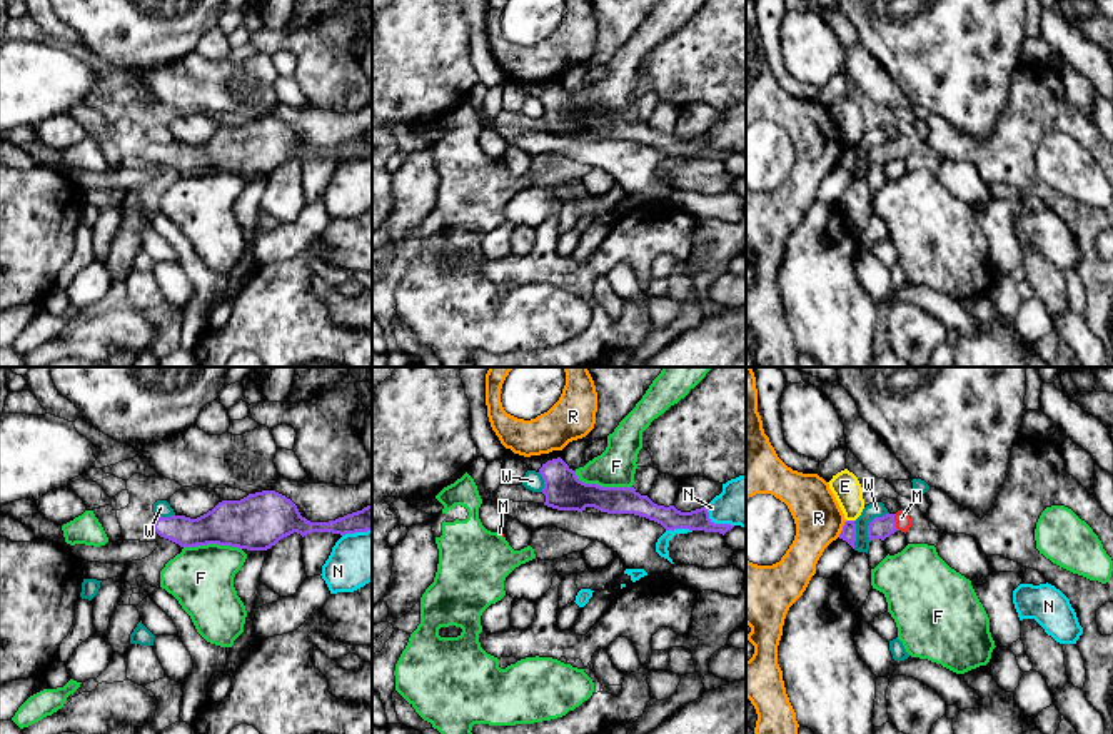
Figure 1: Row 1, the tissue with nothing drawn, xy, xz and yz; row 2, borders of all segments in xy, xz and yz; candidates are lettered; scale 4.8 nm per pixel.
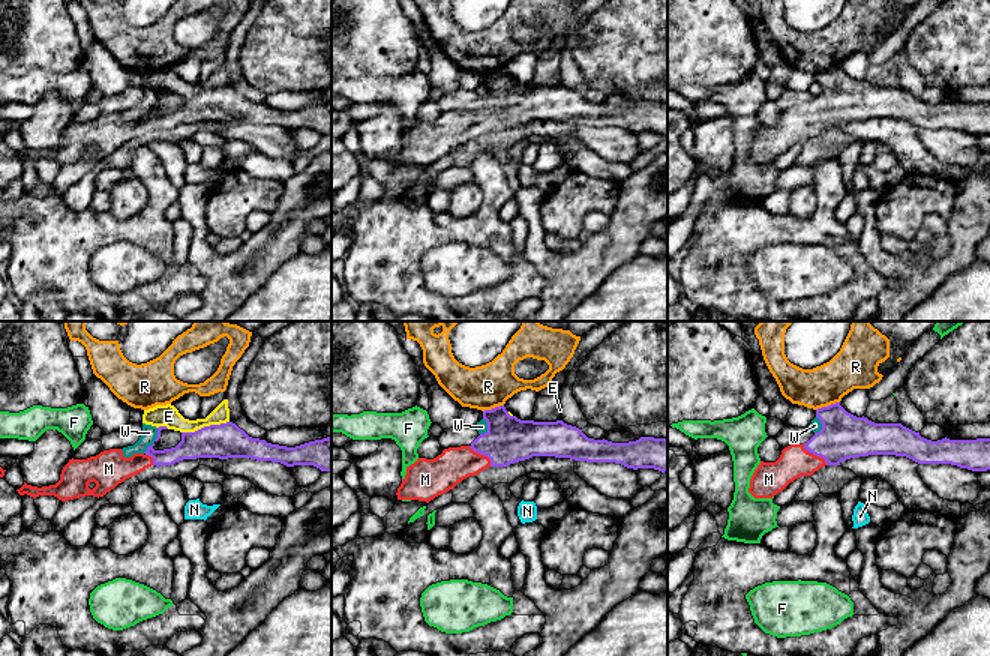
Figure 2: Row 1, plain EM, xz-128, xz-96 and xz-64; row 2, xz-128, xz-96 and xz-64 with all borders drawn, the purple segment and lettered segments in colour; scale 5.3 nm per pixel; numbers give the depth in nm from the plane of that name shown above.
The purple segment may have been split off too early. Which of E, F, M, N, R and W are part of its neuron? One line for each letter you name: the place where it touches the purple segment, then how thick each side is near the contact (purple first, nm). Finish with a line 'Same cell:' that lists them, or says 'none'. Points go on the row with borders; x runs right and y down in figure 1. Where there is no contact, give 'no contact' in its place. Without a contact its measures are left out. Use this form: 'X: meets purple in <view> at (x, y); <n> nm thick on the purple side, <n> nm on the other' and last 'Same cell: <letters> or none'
M: meets purple in yz at (895, 522); 110 nm thick on the purple side, 80 nm on the other
Same cell: M

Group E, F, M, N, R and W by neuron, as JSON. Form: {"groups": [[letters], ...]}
{"groups": [["E"], ["F"], ["M"], ["N"], ["R"], ["W"]]}

